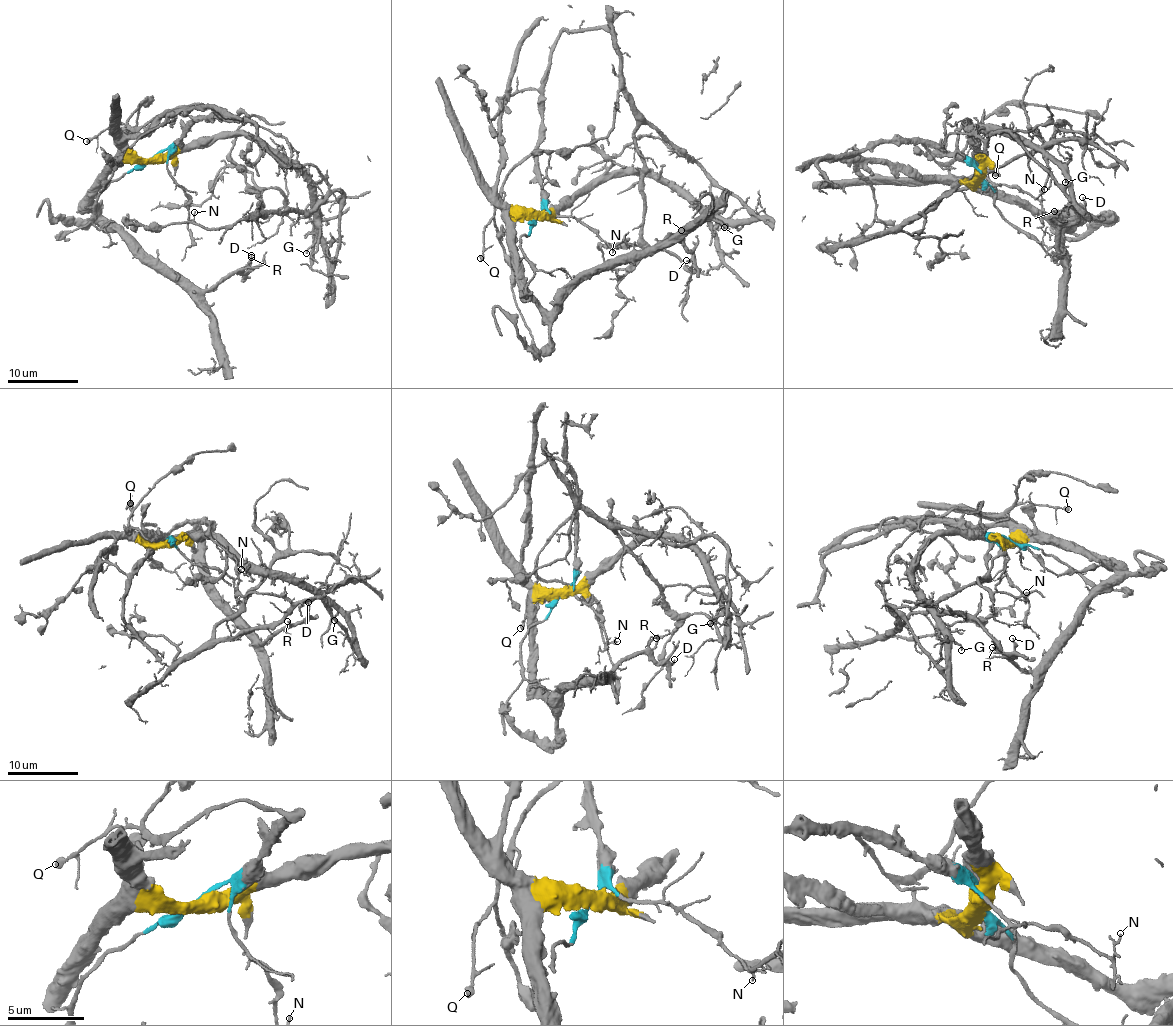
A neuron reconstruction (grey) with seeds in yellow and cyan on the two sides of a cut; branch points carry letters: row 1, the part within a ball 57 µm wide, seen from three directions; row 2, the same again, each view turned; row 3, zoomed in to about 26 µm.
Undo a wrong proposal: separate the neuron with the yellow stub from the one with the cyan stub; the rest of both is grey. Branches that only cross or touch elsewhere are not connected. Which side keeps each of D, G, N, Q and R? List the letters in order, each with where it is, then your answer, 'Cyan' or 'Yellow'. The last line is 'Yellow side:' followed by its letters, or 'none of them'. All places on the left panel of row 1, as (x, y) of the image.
D: Place: (251, 255). Yellow
G: Place: (306, 253). Yellow
N: Place: (194, 212). Cyan
Q: Place: (86, 141). Cyan
R: Place: (251, 257). Yellow
Yellow side: D, G, R

